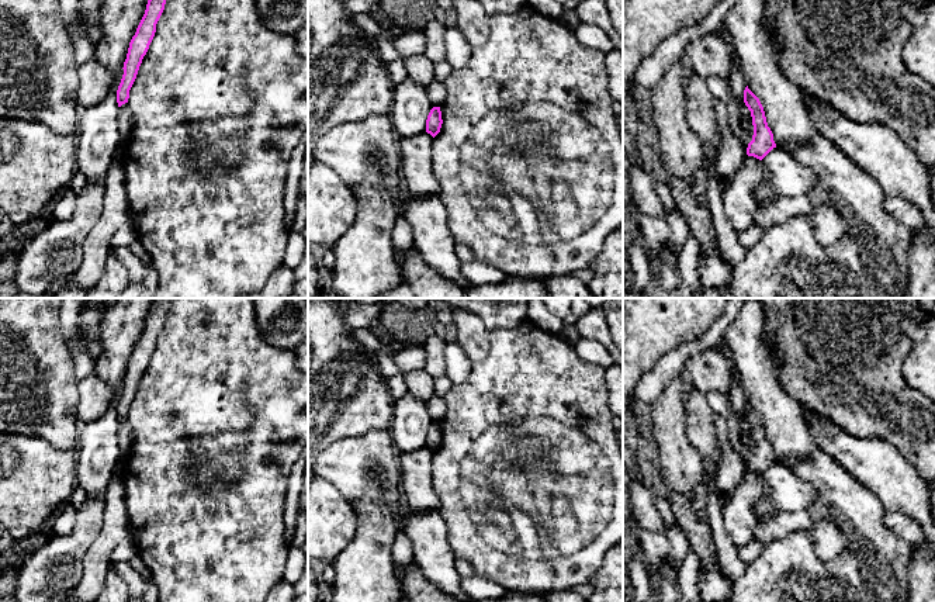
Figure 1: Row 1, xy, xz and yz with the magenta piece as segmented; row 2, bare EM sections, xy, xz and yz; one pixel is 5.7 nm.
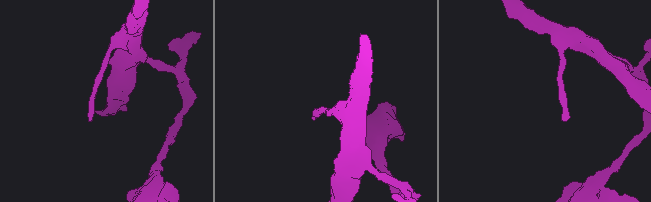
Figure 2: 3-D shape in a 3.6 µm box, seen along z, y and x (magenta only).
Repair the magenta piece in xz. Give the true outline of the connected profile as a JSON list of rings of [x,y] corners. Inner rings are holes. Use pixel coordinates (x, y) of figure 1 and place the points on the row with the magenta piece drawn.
[[[433,107],[426,120],[426,132],[434,138],[440,132],[441,124],[440,107]]]

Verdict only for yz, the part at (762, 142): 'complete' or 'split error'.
complete

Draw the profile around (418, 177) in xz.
[[[426,131],[399,141],[402,184],[406,193],[426,197],[437,196],[440,186],[433,173],[433,136]]]

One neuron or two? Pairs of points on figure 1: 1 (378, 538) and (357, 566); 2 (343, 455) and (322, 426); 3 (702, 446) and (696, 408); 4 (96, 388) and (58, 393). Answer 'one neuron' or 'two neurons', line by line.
1: one neuron
2: two neurons
3: one neuron
4: two neurons

